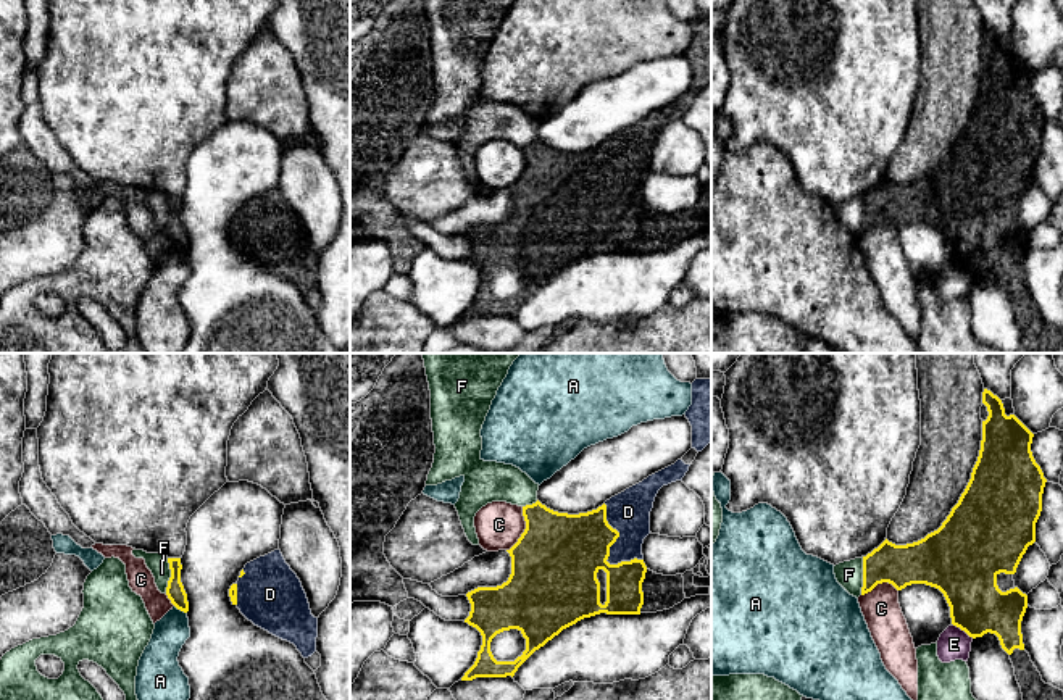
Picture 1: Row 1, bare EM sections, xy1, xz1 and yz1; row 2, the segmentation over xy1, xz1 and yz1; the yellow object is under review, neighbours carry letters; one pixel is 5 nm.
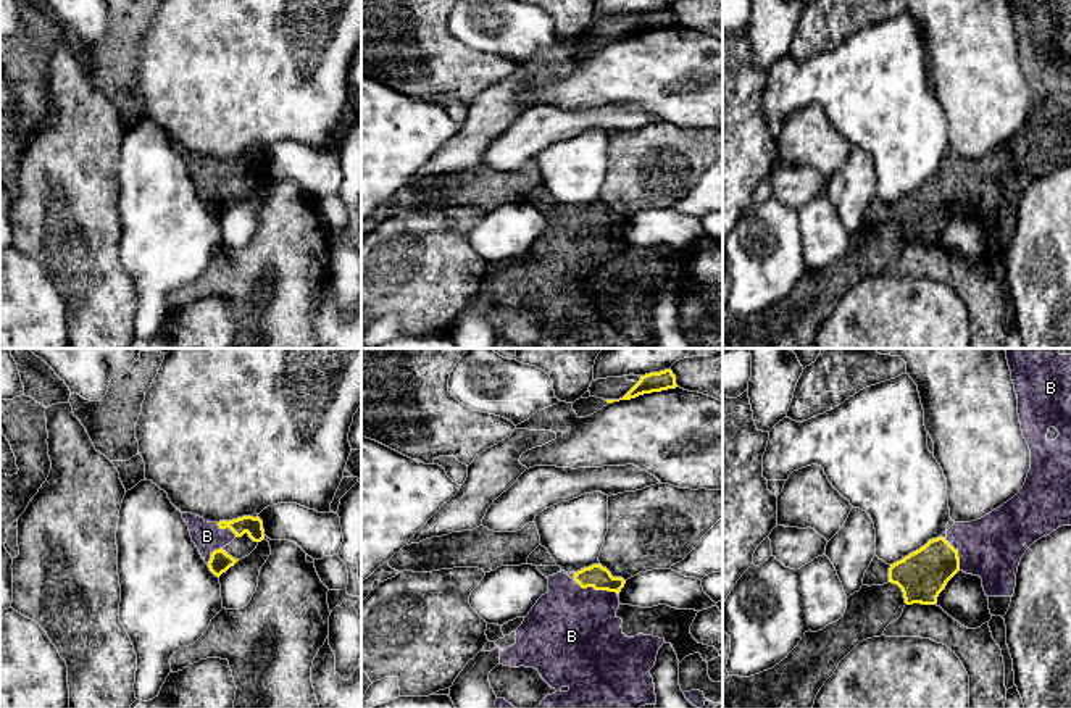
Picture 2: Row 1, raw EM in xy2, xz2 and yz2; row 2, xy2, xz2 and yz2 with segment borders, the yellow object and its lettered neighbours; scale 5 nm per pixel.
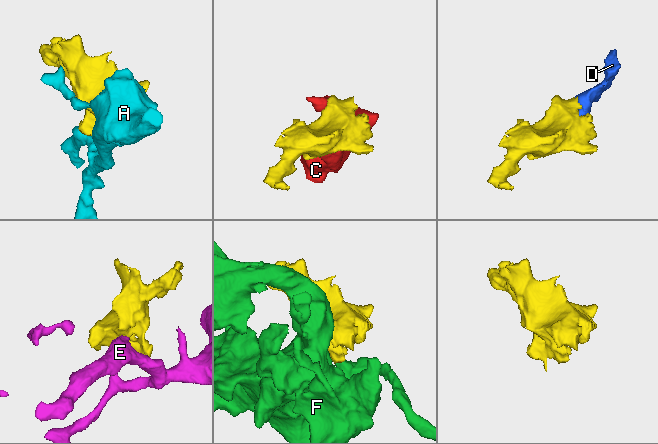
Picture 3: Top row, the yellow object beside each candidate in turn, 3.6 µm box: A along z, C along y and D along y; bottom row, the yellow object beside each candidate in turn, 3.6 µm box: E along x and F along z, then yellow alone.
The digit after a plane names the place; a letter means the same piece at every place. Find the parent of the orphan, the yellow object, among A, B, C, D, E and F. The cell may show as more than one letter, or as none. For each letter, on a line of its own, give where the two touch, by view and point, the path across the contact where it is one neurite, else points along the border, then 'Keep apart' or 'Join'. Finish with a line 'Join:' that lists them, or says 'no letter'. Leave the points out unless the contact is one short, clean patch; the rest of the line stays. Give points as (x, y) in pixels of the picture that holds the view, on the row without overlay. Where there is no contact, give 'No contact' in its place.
A: Touches yellow at xy1 (181, 249). Keep apart
B: Touches yellow at xz2 (595, 228). Path across: xz2 (595, 215), (595, 228), (571, 271). Join
C: Touches yellow at xz1 (525, 168). Boundary: xz1 (523, 145), (525, 170), (507, 189). Keep apart
D: Touches yellow at xz1 (608, 189). Join
E: Touches yellow at yz1 (963, 268). Boundary: yz1 (952, 262), (973, 276). Keep apart
F: Touches yellow at yz1 (863, 215). Boundary: yz1 (863, 195), (863, 224), (860, 233). Keep apart
Join: B, D

